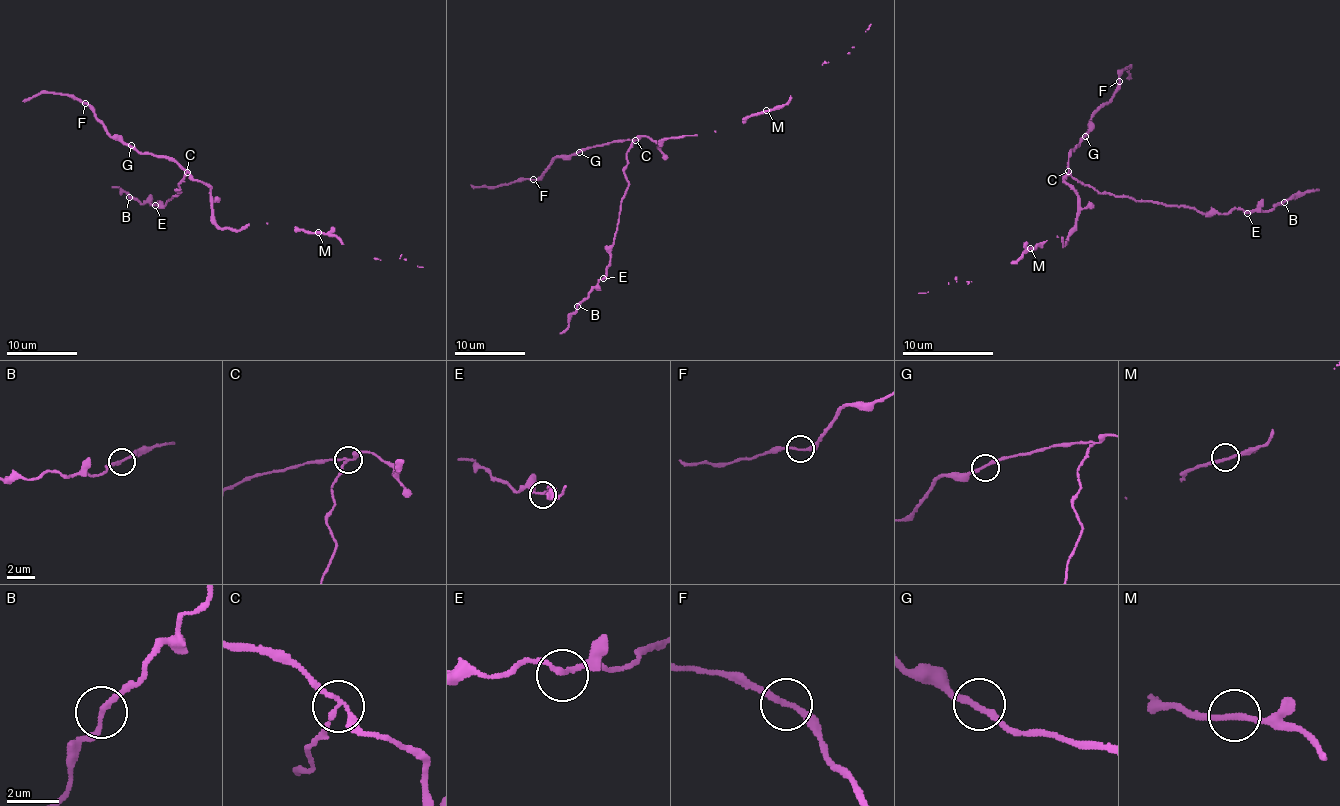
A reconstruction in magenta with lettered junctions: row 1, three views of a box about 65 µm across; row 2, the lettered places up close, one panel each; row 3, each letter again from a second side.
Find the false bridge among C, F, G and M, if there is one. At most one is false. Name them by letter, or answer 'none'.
C

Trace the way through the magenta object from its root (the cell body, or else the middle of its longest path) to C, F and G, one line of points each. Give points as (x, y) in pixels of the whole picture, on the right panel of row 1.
C: (1078, 211), (1078, 193), (1064, 181), (1064, 175), (1069, 170)
F: (1078, 211), (1078, 193), (1064, 181), (1069, 154), (1085, 138), (1089, 120), (1112, 97), (1119, 81)
G: (1078, 211), (1078, 193), (1064, 181), (1064, 175), (1069, 170), (1069, 154), (1085, 136)

